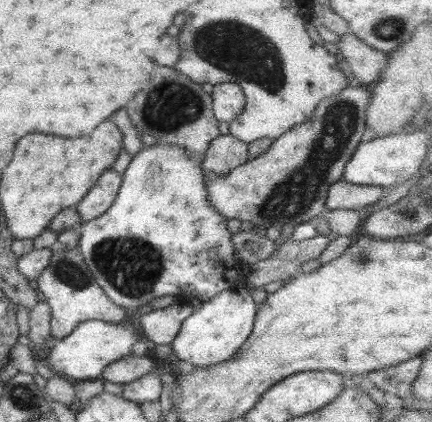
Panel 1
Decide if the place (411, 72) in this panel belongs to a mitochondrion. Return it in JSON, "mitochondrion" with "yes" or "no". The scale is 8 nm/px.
{"mitochondrion":"no"}

